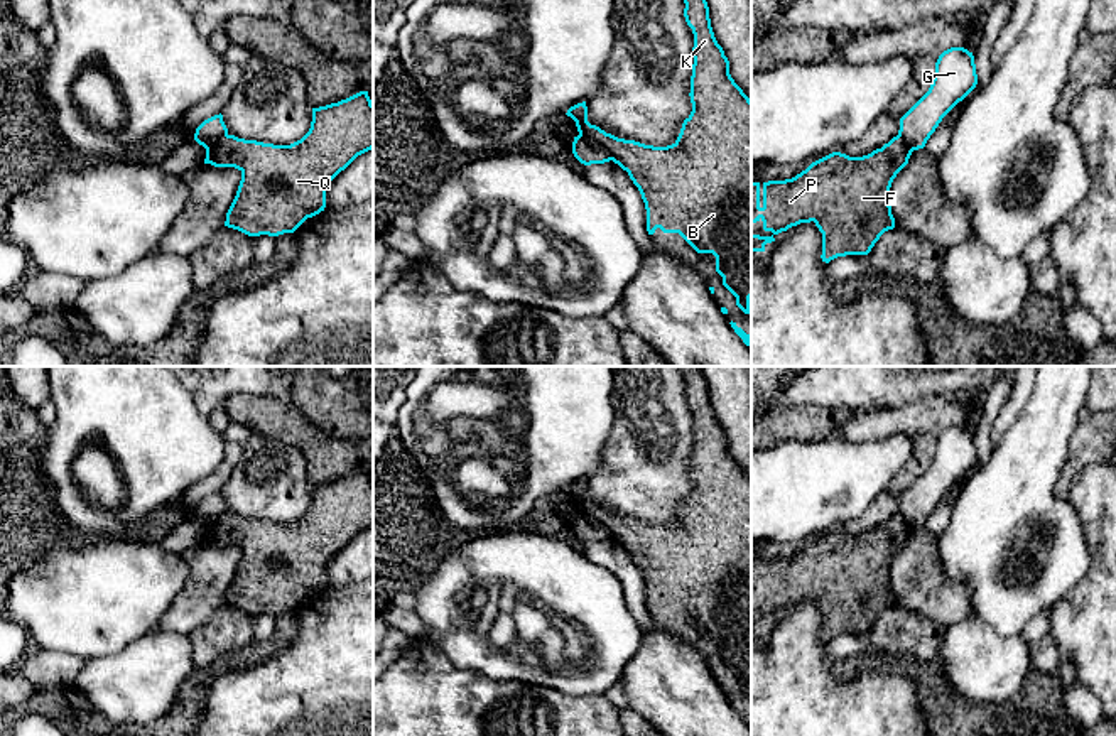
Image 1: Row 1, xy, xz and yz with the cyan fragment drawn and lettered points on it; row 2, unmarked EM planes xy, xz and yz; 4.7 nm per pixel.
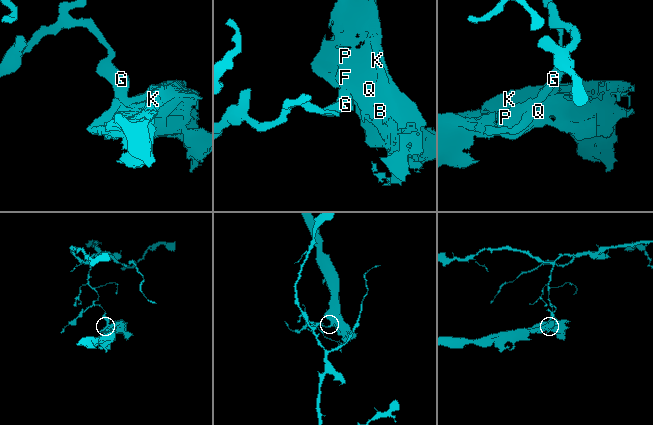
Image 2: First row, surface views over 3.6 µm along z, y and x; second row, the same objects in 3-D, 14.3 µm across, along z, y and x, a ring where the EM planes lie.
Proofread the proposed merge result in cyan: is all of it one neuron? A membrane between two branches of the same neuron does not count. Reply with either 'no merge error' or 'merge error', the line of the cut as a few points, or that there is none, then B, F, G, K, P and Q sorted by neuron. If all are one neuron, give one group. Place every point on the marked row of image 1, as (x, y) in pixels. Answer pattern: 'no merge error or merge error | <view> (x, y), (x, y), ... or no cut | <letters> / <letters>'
merge error | xz (579, 134), (598, 140), (612, 159) | B F K P Q / G

